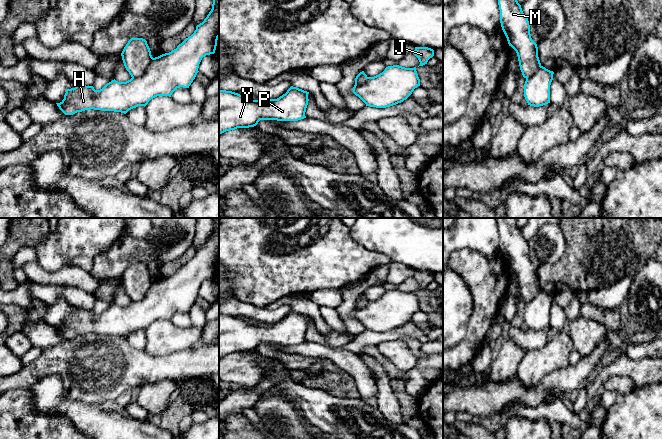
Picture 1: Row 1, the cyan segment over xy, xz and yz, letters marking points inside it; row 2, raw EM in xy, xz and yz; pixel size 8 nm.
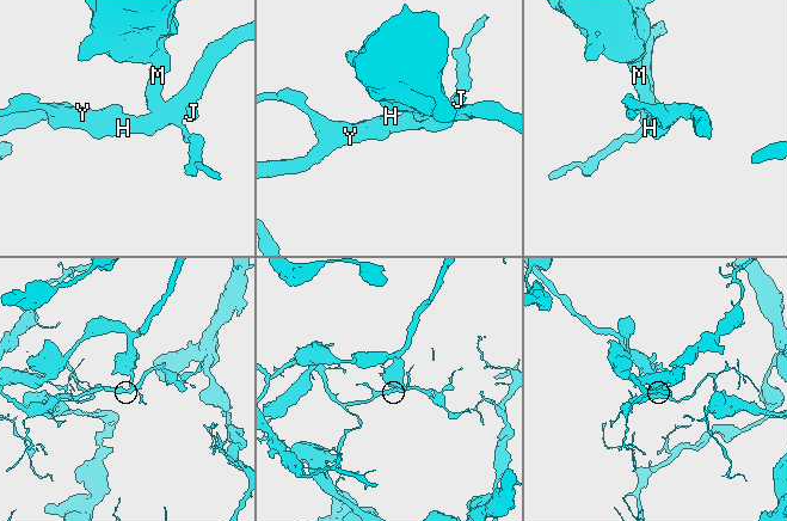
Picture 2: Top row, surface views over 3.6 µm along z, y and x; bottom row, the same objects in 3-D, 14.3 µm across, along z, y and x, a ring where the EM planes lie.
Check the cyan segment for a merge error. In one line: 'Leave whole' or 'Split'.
Split

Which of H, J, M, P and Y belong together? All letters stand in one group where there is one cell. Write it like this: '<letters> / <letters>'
H J P Y / M

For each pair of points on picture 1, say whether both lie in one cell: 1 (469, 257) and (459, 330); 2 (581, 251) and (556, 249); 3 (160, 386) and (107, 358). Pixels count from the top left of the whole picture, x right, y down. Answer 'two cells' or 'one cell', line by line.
1: two cells
2: two cells
3: two cells

